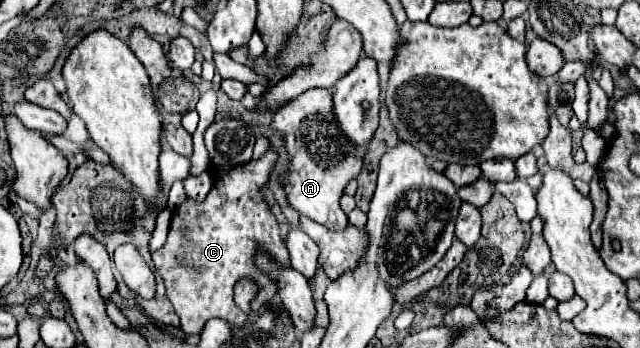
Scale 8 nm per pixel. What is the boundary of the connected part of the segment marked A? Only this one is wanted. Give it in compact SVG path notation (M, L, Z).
M310 88L274 112L270 128L284 134L284 146L290 156L288 170L282 176L282 188L288 204L300 214L306 214L332 230L342 230L348 222L348 216L342 212L338 200L344 186L358 176L362 168L362 156L358 154L358 148L354 148L354 144L350 144L350 140L338 132L338 122L332 118L332 114L332 90Z

